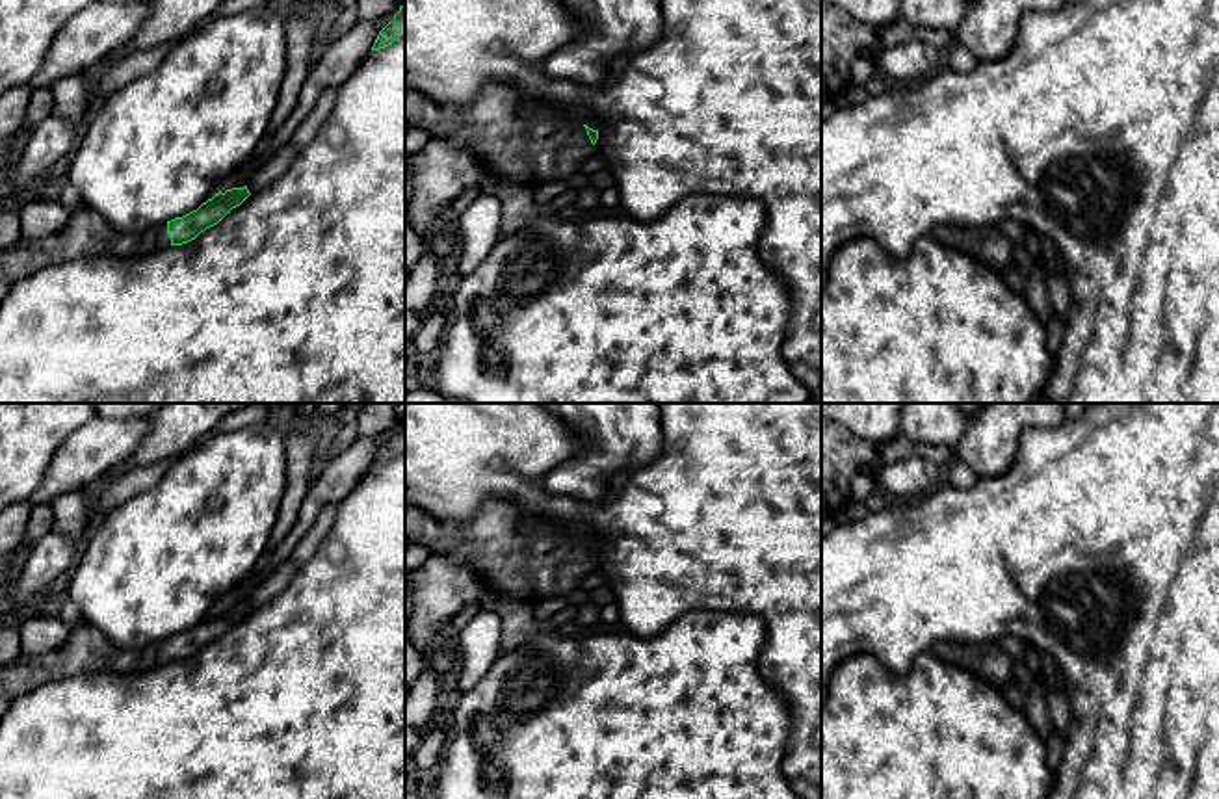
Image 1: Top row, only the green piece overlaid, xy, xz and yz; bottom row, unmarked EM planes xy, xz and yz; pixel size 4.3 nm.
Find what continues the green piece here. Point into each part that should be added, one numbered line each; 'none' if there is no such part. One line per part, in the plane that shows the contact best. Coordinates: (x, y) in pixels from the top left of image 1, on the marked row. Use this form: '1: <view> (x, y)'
1: xy (86, 233)

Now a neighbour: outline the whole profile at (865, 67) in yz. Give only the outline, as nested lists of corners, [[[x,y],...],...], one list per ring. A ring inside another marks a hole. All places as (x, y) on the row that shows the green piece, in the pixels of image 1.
[[[862,54],[857,59],[853,59],[847,80],[851,80],[857,85],[866,87],[868,82],[875,78],[877,74],[883,74],[877,59]]]

